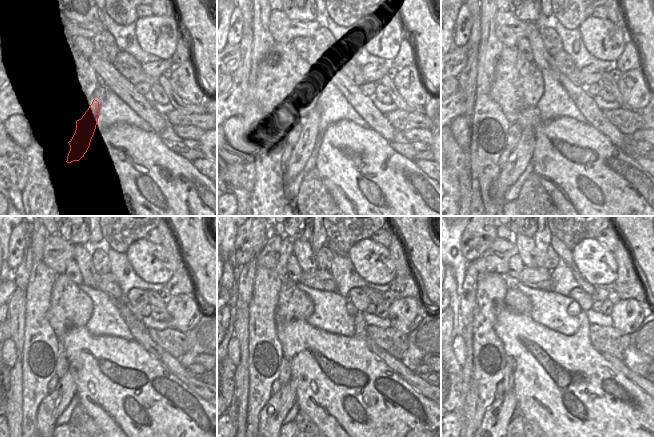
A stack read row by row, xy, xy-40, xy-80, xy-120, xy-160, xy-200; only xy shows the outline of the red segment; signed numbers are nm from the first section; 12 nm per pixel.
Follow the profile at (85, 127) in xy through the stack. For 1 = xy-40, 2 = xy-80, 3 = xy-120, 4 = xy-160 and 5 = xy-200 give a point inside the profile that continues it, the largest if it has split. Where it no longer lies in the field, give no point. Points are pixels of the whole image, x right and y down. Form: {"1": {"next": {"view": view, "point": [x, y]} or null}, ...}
{"1": {"next": {"view": "xy-40", "point": [301, 149]}}, "2": {"next": {"view": "xy-80", "point": [520, 157]}}, "3": {"next": {"view": "xy-120", "point": [52, 406]}}, "4": {"next": {"view": "xy-160", "point": [271, 417]}}, "5": {"next": {"view": "xy-200", "point": [497, 416]}}}

